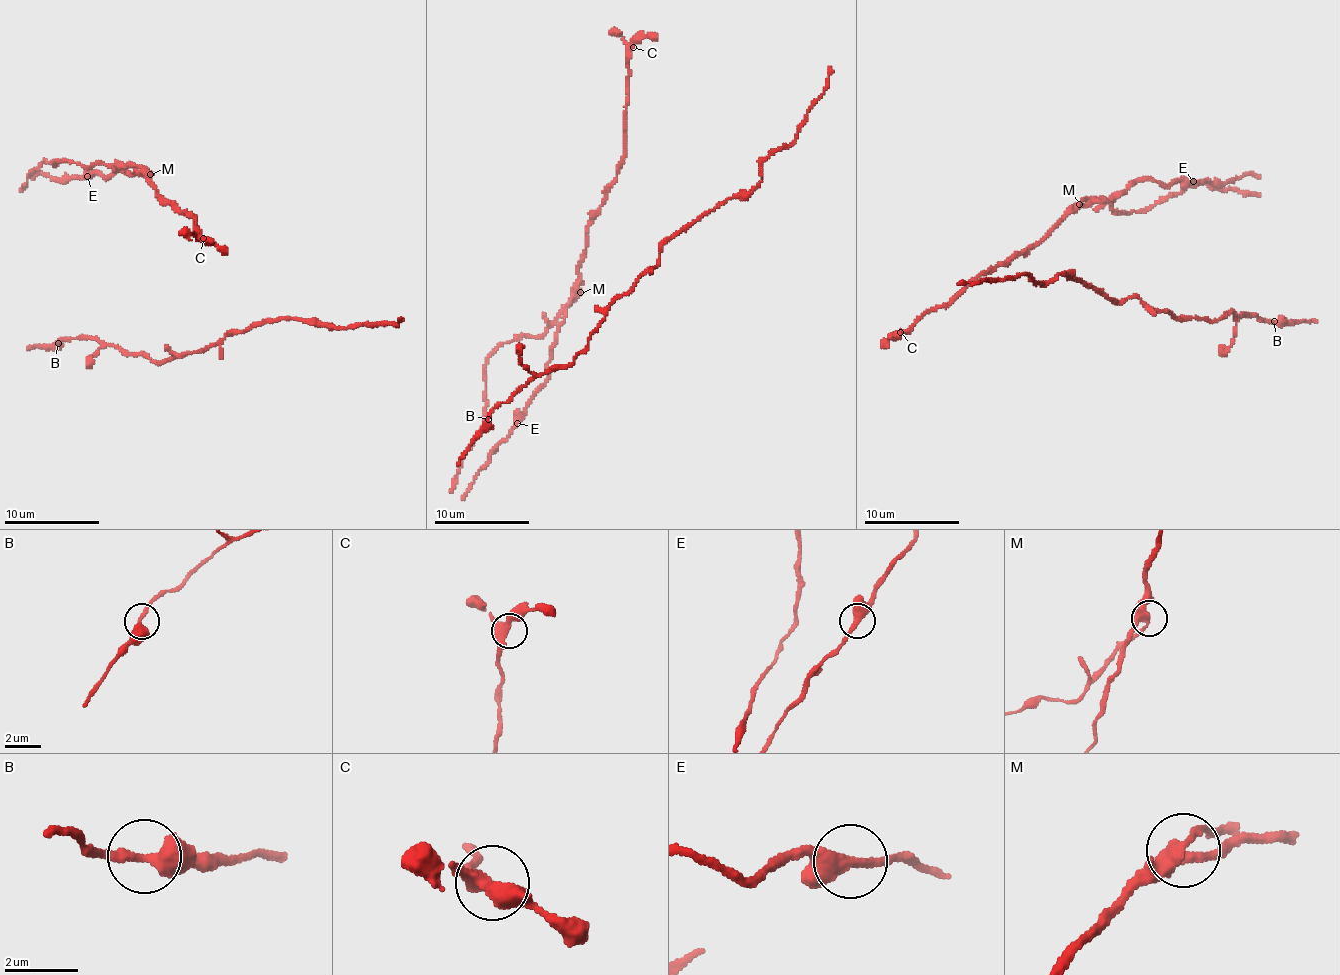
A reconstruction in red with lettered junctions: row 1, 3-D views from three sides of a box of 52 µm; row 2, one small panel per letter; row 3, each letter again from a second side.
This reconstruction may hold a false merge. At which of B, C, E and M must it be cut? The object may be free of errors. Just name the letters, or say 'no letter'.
M

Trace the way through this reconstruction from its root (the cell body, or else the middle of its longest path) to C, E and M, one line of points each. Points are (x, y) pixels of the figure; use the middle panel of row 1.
C: (614, 182), (617, 166), (624, 153), (628, 54), (633, 47)
E: (614, 182), (588, 226), (578, 285), (552, 347), (547, 381), (517, 423)
M: (614, 182), (588, 226), (588, 244), (578, 269), (581, 292)

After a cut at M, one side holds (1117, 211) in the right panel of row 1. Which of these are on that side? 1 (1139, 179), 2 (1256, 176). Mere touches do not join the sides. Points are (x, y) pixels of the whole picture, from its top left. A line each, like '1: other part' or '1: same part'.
1: other part
2: other part

